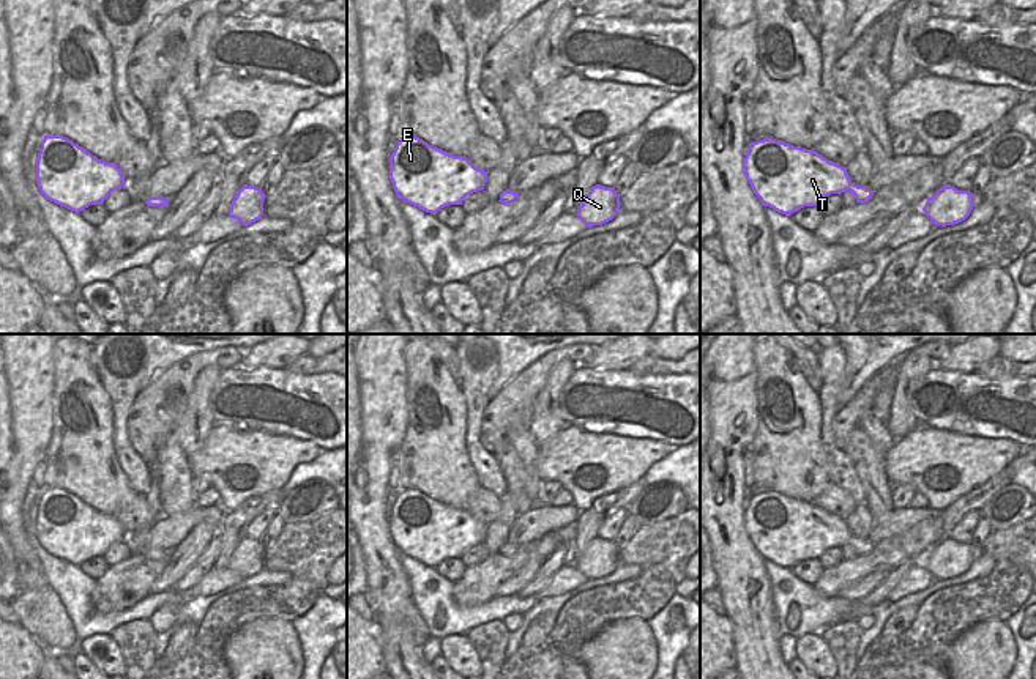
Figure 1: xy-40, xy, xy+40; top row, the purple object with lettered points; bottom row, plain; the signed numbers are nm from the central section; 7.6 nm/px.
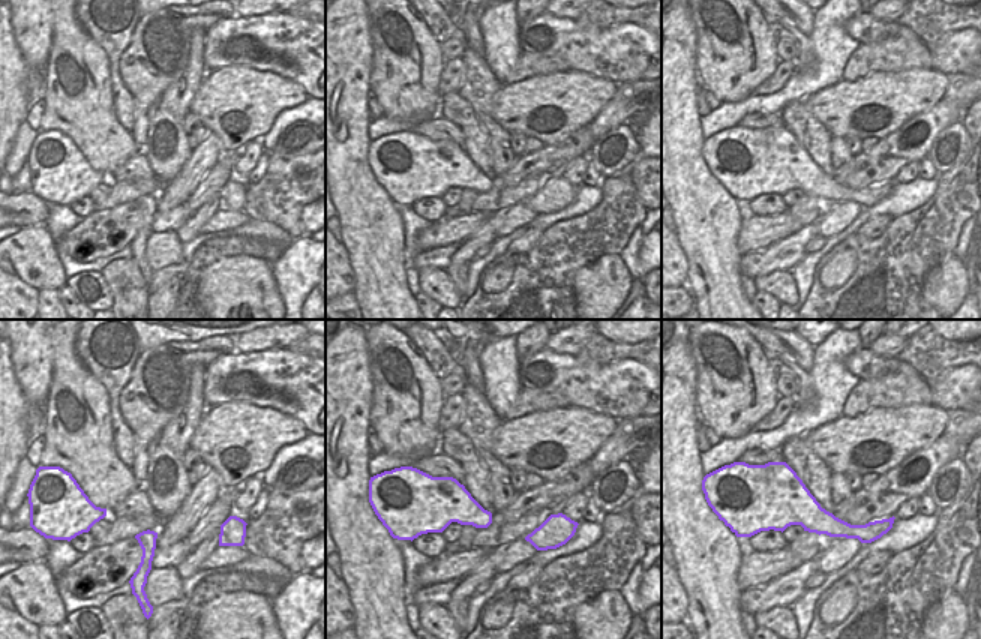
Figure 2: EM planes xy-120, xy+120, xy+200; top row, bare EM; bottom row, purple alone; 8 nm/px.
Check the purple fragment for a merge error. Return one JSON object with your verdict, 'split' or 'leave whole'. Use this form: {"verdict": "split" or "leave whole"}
{"verdict": "leave whole"}

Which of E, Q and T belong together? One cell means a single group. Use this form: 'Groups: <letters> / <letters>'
Groups: E Q T

